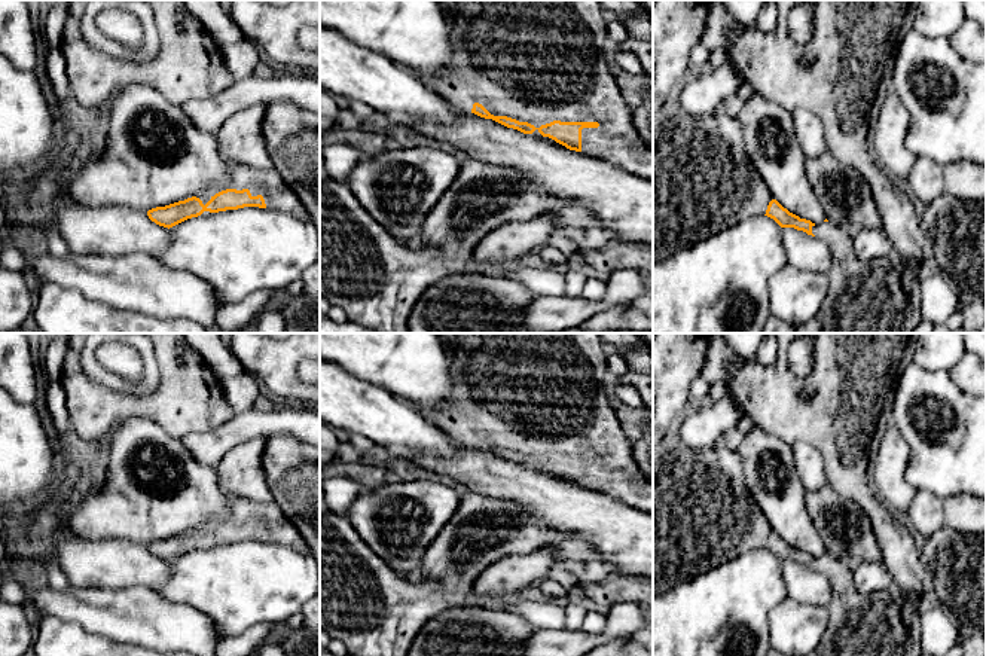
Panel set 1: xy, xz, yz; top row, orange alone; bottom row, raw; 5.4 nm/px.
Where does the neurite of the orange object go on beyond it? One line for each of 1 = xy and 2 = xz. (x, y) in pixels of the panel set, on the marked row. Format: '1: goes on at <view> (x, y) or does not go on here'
1: goes on at xy (277, 194)
2: goes on at xz (537, 61)

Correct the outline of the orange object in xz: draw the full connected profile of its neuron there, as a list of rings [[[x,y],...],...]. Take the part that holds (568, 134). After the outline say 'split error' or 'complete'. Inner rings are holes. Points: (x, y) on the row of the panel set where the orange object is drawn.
[[[436,0],[449,15],[452,28],[452,58],[448,70],[428,77],[418,77],[424,85],[440,94],[451,106],[463,113],[474,113],[485,119],[492,119],[507,128],[518,129],[523,134],[532,134],[535,129],[543,135],[555,140],[570,150],[595,156],[610,165],[634,174],[639,179],[653,181],[653,149],[639,137],[632,120],[632,100],[617,85],[610,70],[610,57],[604,43],[608,39],[607,19],[601,0]]]; split error

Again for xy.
[[[226,164],[231,187],[216,195],[211,192],[187,198],[165,207],[147,211],[152,222],[164,228],[173,228],[187,219],[198,217],[204,211],[219,213],[244,207],[259,207],[289,213],[300,220],[309,220],[309,214],[296,193],[274,170],[250,168],[241,164]]]; split error

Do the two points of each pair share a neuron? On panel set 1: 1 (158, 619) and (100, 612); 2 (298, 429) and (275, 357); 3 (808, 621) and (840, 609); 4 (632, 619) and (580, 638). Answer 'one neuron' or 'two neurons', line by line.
1: one neuron
2: two neurons
3: two neurons
4: one neuron

